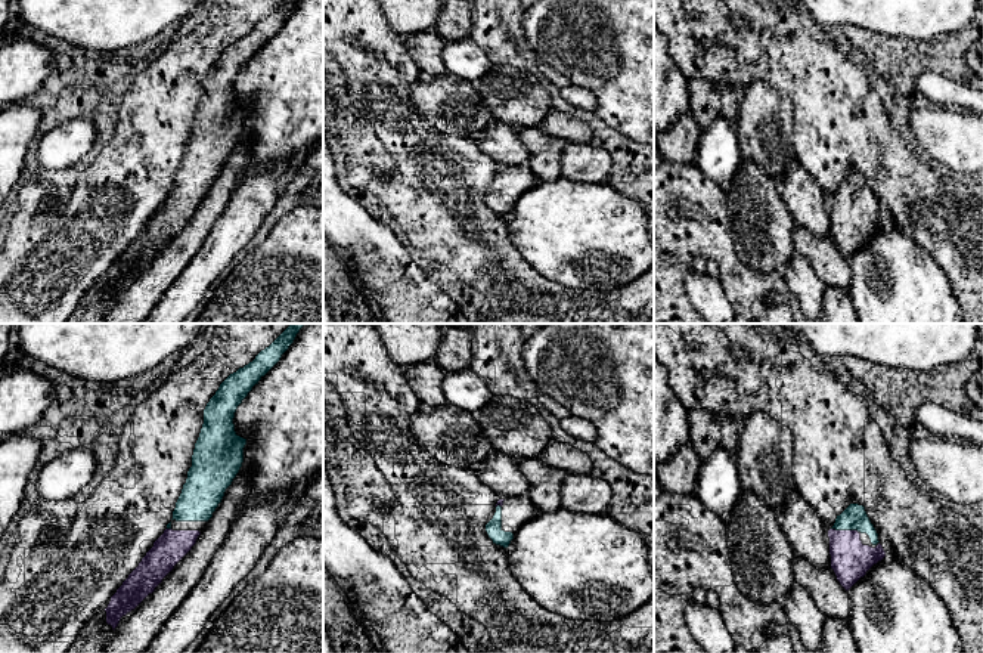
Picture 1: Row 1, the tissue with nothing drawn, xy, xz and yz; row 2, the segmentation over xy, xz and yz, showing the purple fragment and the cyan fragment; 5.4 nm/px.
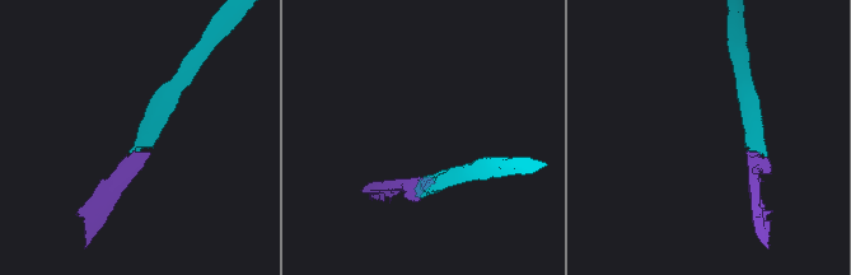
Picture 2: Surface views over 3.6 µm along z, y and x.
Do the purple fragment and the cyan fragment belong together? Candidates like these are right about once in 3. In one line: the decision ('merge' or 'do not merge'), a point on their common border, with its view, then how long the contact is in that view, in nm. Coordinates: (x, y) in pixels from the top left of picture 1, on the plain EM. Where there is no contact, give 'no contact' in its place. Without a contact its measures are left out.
merge; meets purple in yz at (844, 200); contact 150 nm long

